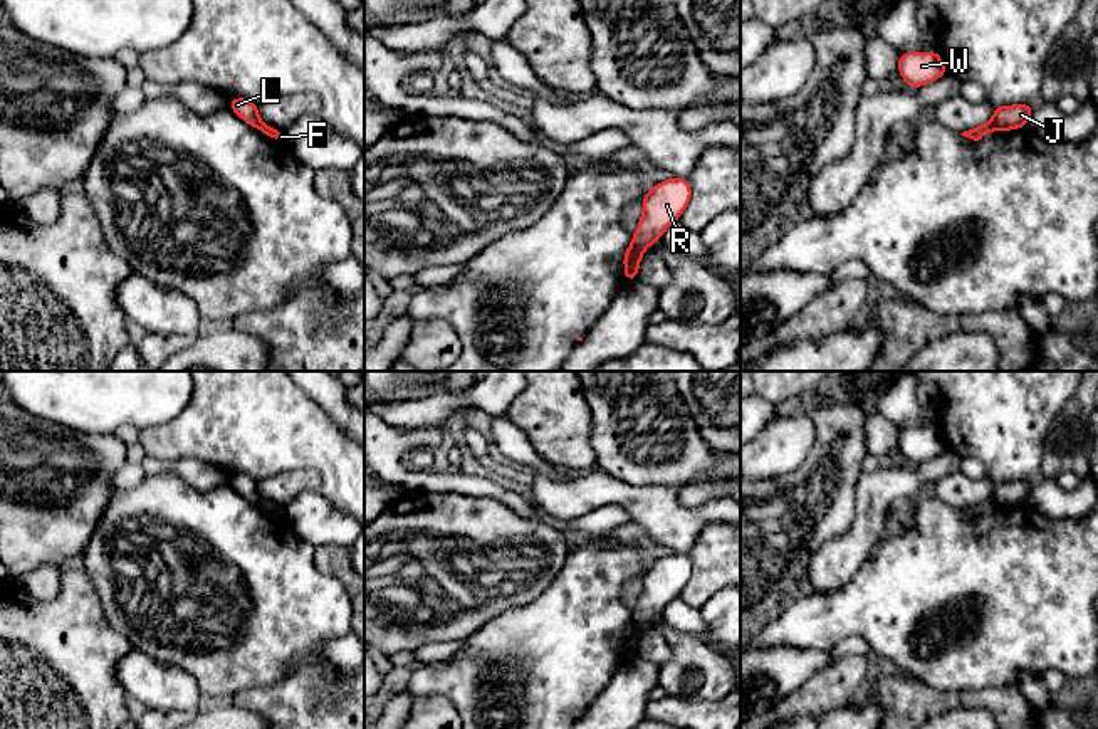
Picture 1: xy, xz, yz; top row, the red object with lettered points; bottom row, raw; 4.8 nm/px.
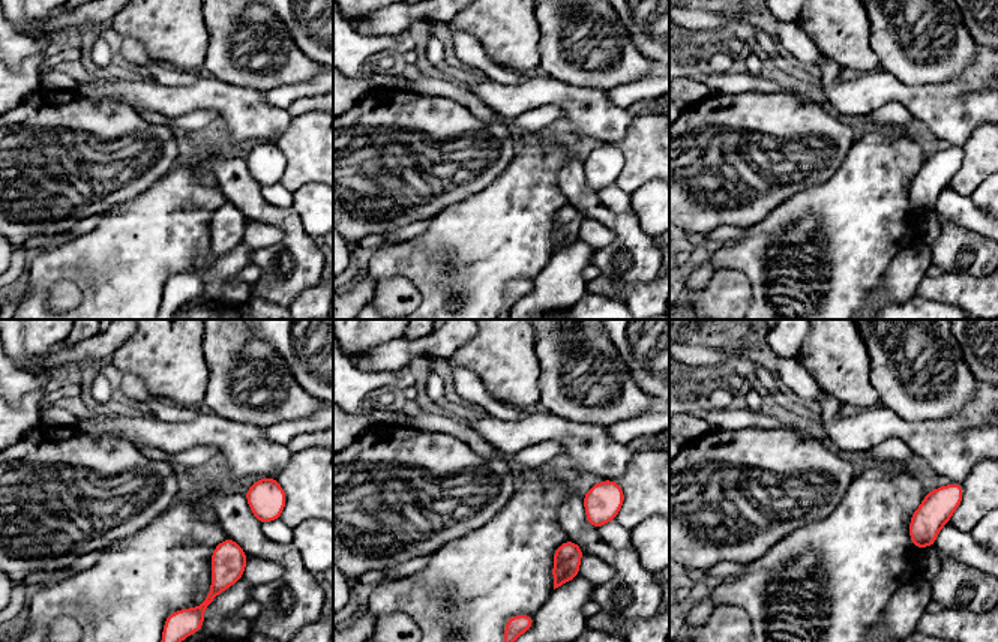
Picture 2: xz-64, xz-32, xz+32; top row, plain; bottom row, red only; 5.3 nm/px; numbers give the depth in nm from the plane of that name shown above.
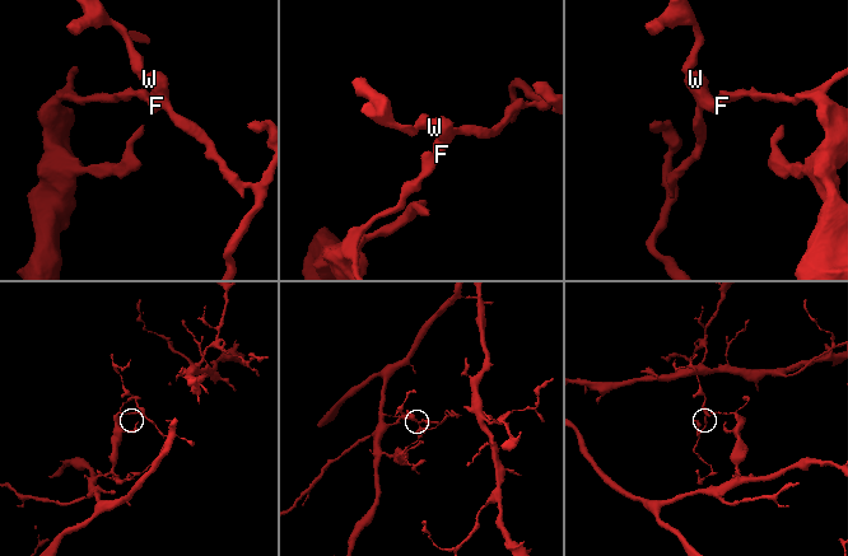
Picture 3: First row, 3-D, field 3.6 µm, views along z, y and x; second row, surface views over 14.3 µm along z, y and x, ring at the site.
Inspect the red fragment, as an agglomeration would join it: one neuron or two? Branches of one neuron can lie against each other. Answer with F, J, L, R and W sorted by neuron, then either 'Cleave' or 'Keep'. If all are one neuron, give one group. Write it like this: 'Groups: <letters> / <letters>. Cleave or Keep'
Groups: F R W / J L. Cleave

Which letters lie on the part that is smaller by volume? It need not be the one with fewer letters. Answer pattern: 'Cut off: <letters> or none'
Cut off: F, R, W

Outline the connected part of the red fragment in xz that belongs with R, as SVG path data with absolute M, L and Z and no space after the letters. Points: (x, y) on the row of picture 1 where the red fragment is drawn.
M673 176L651 186L641 200L643 213L631 245L646 250L660 242L663 232L678 222L682 212L692 200L692 185L687 178Z

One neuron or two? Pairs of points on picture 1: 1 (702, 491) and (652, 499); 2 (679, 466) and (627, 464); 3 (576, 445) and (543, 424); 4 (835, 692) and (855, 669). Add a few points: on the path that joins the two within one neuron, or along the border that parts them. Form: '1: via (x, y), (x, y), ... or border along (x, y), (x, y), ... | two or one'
1: border along (717, 496), (695, 506), (684, 506), (677, 499) | two
2: via (665, 466), (640, 466) | one
3: via (568, 440), (551, 424) | one
4: via (838, 687), (850, 674) | one

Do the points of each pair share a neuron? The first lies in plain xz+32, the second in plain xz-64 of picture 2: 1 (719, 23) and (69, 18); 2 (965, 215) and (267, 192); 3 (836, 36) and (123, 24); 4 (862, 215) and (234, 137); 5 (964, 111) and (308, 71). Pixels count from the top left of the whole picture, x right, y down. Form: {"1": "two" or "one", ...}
{"1": "one", "2": "one", "3": "one", "4": "two", "5": "two"}

